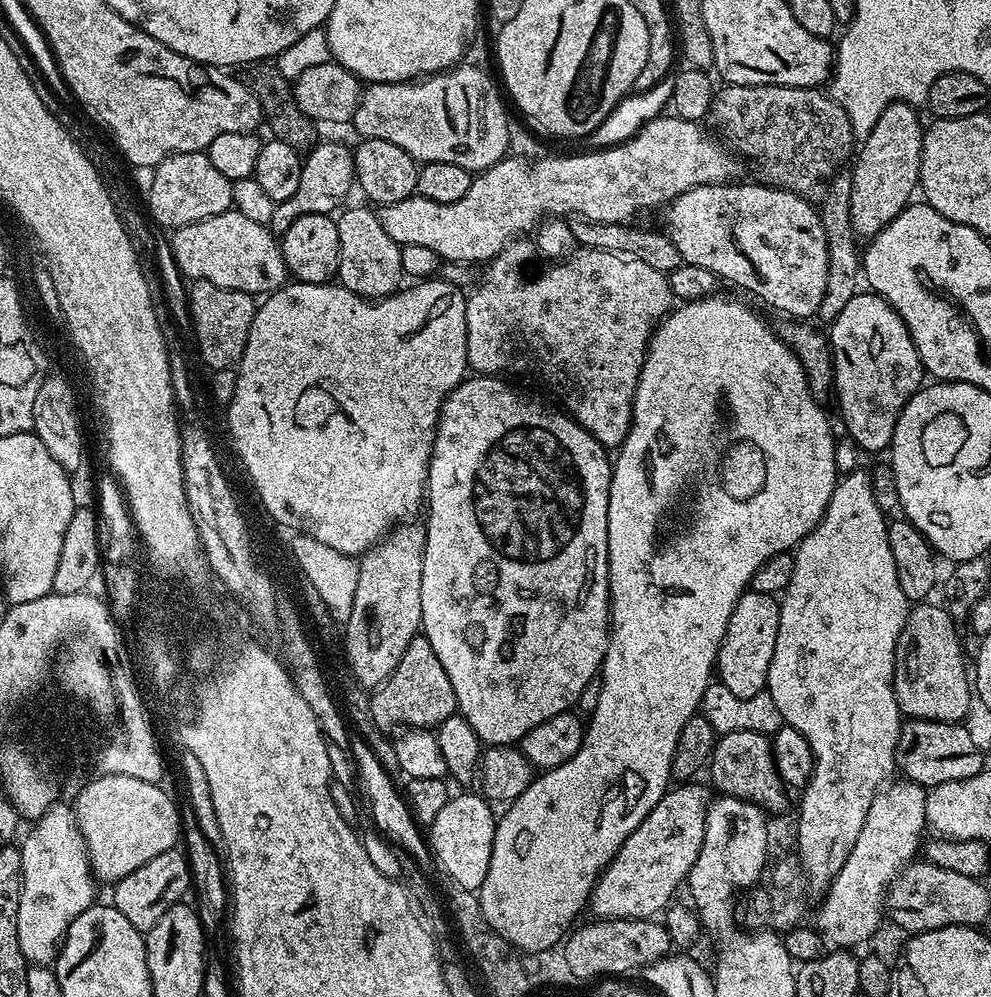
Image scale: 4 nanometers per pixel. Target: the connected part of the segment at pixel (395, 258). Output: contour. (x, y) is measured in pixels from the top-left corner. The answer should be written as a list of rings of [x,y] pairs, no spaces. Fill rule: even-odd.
[[[347,208],[335,217],[340,239],[339,283],[366,300],[383,300],[401,287],[400,280],[402,281],[404,271],[400,245],[394,242],[394,238],[390,238],[390,234],[386,234],[375,211],[371,212],[368,208]]]

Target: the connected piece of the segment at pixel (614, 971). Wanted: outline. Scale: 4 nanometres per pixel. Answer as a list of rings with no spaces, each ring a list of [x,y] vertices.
[[[602,920],[588,924],[581,932],[573,931],[565,942],[567,971],[580,980],[592,980],[595,976],[616,976],[631,968],[643,969],[661,957],[669,955],[674,945],[663,923],[647,920]]]

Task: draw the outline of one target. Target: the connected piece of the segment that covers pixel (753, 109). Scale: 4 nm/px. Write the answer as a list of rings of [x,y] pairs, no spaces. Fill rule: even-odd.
[[[729,84],[721,89],[715,93],[710,120],[716,123],[715,131],[726,141],[727,147],[741,157],[744,155],[756,167],[760,175],[757,177],[763,183],[797,192],[805,198],[823,197],[824,189],[849,163],[854,152],[854,137],[846,110],[820,88]]]

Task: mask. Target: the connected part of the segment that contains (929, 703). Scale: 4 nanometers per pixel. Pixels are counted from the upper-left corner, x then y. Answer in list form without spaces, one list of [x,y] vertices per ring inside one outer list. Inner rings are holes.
[[[920,602],[909,611],[908,624],[900,635],[899,651],[902,653],[902,670],[897,671],[892,685],[896,691],[896,701],[901,713],[914,720],[933,720],[943,724],[963,721],[964,715],[974,704],[974,684],[970,679],[970,668],[964,665],[964,648],[956,633],[957,621],[947,607],[939,608],[933,602]]]

